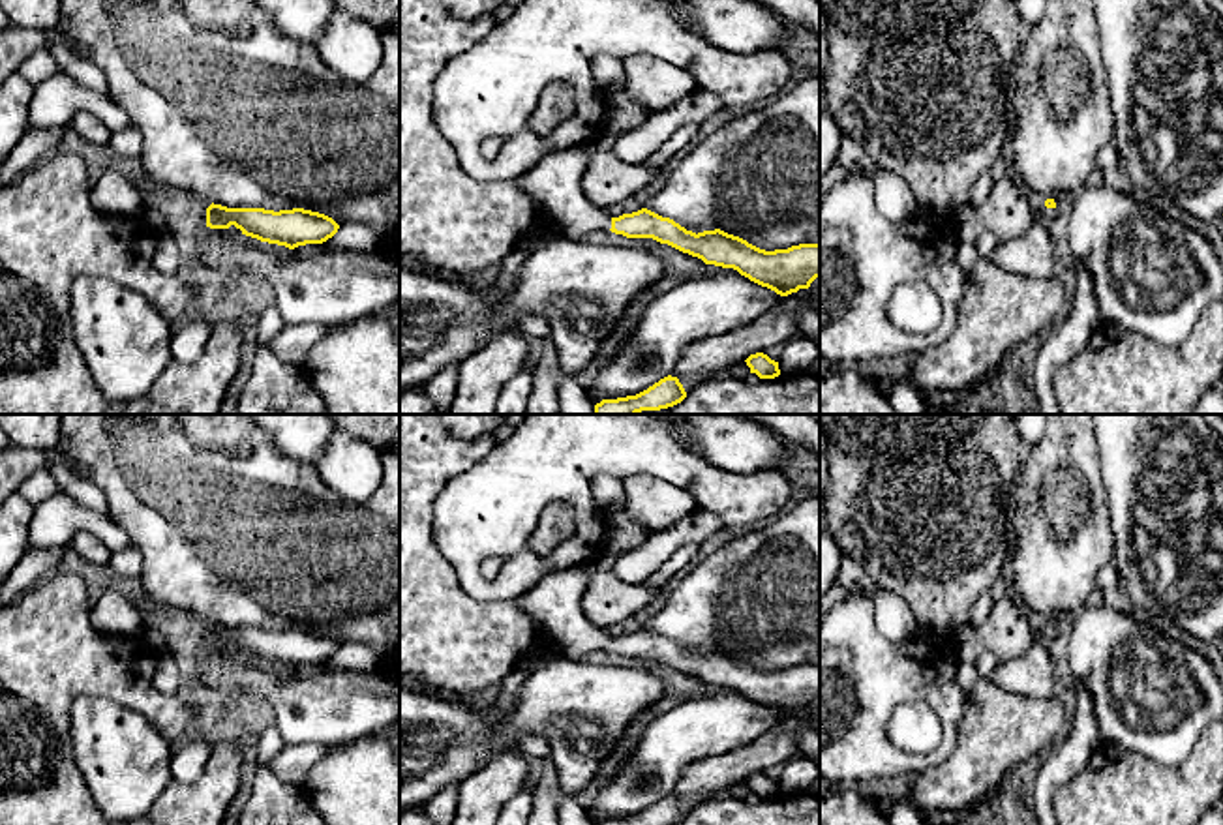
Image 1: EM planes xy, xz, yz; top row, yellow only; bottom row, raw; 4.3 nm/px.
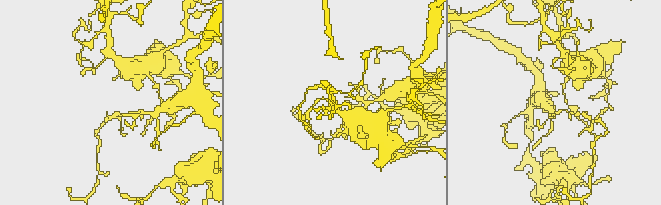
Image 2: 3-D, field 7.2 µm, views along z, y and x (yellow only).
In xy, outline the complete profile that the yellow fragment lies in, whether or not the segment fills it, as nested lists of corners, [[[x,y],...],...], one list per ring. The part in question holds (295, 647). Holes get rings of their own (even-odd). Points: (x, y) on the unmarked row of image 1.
[[[214,622],[206,628],[206,647],[229,649],[231,645],[246,656],[289,669],[323,664],[340,649],[332,638],[304,628],[274,632],[264,628],[227,628]]]

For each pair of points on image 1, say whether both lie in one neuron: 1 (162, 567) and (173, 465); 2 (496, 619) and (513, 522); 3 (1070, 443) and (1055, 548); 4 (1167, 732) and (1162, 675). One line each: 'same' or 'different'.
1: same
2: different
3: same
4: same

